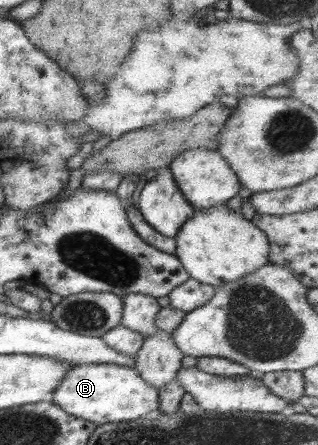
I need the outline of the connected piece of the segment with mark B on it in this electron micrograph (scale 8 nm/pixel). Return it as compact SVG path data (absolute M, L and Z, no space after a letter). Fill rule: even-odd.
M104 363L71 367L53 391L51 401L65 412L96 425L139 419L160 407L159 390L145 382L134 367Z

